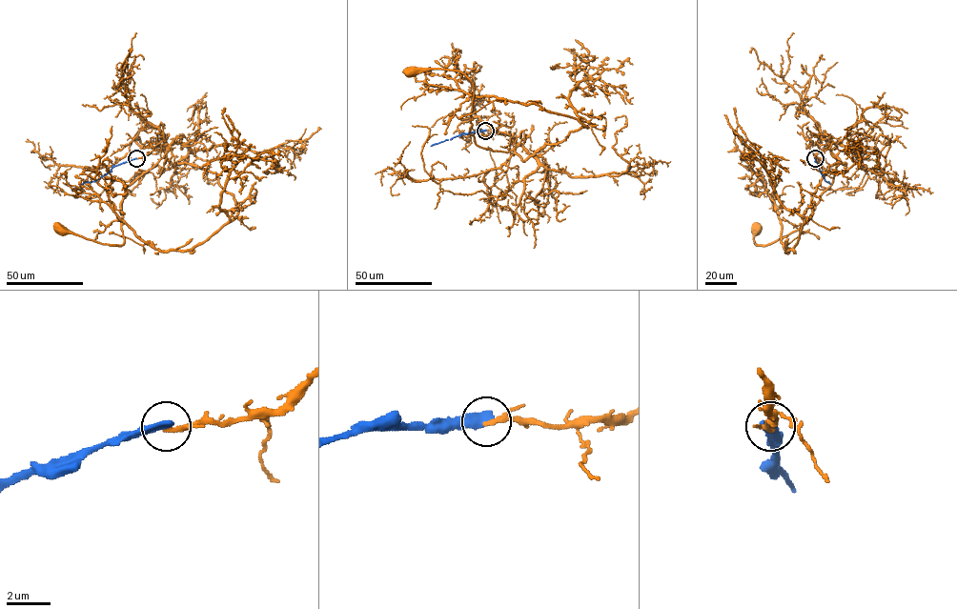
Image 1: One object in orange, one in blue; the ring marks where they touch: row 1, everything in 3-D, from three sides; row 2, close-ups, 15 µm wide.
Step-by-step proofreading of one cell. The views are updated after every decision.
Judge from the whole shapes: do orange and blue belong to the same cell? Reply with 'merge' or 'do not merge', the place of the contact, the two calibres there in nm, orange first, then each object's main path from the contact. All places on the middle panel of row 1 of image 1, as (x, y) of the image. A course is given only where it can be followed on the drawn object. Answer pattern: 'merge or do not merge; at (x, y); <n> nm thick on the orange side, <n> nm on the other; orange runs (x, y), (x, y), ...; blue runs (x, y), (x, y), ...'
do not merge; at (485, 131); 240 nm thick on the orange side, 440 nm on the other; orange runs (485, 131), (502, 125), (516, 145), (507, 152), (476, 143), (473, 87), (463, 74), (410, 71); blue runs (485, 131), (463, 133), (431, 146)

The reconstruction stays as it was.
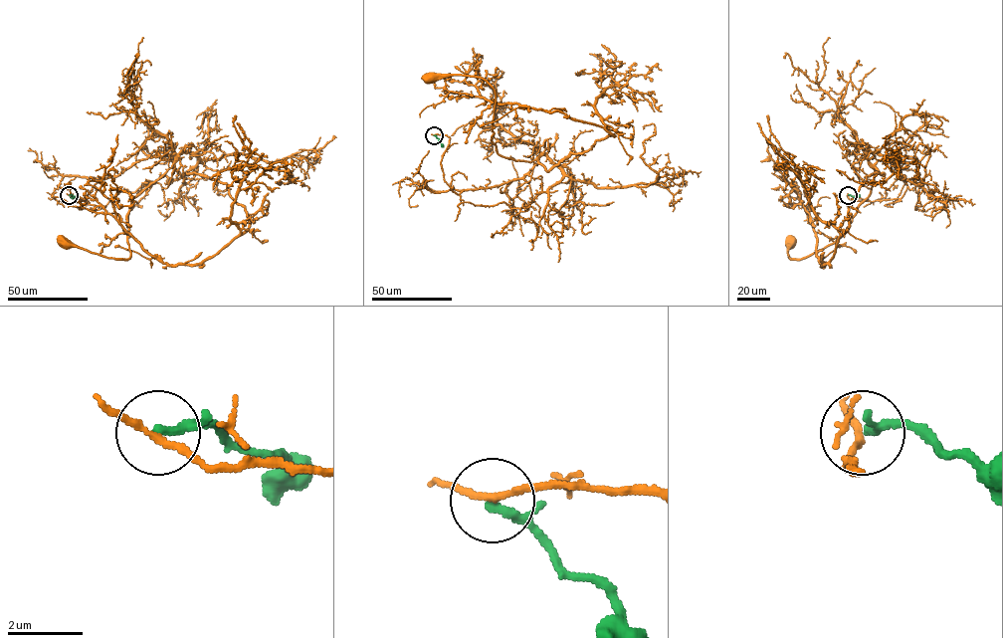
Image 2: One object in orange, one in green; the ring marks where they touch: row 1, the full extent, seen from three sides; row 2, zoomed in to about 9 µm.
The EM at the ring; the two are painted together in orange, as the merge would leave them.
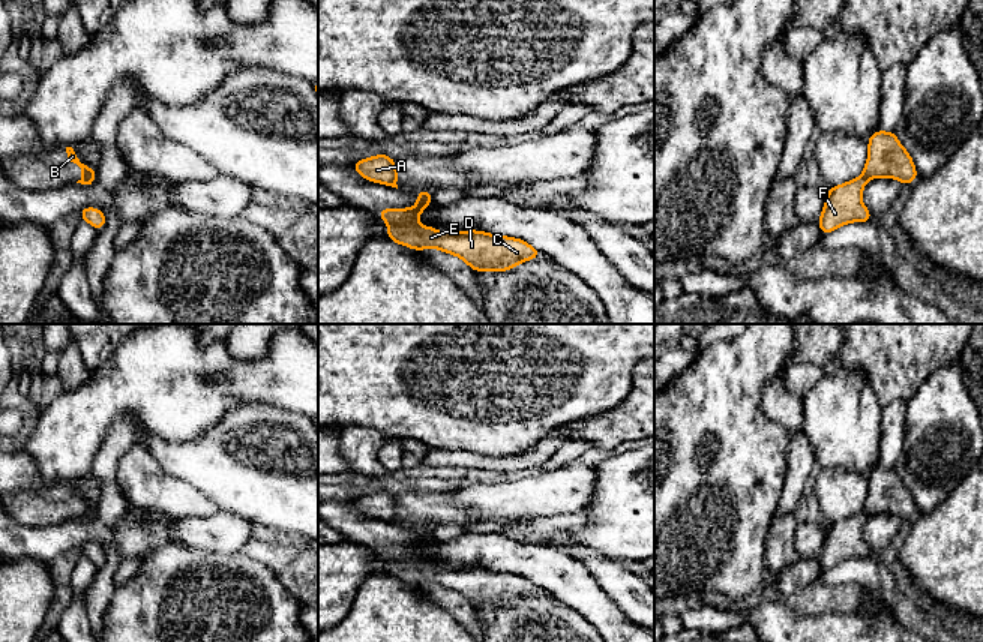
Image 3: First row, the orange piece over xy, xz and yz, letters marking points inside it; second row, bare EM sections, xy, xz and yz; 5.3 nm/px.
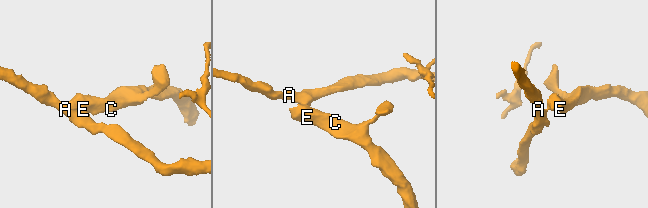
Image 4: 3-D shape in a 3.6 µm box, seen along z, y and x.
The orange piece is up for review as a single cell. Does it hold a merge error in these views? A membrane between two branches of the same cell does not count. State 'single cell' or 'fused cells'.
fused cells

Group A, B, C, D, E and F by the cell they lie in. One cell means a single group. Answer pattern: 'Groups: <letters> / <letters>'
Groups: A F / B C D E

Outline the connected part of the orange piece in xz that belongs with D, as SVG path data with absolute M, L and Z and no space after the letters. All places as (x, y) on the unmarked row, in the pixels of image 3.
M422 536L413 544L381 544L378 552L389 561L386 573L416 586L435 584L462 594L474 608L506 608L542 591L521 574L492 572L483 567L441 568L420 562L419 550L432 538Z

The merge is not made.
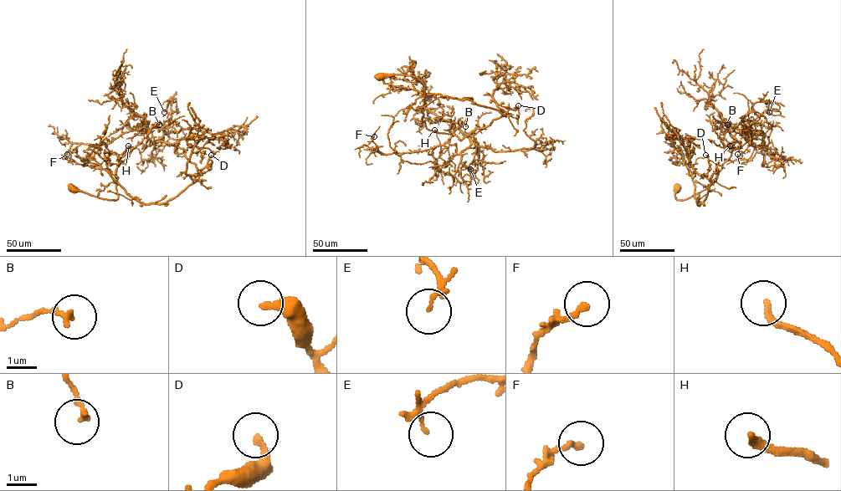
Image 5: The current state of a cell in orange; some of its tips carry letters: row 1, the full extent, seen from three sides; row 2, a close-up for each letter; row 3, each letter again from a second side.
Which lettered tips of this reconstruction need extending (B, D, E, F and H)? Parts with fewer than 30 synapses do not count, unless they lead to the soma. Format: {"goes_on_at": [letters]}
{"goes_on_at": ["H"]}

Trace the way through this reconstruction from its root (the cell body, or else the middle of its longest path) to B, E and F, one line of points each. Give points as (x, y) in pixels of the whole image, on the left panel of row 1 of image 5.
B: (73, 188), (103, 199), (115, 200), (118, 194), (115, 170), (118, 161), (146, 137), (156, 123), (159, 125)
E: (73, 188), (115, 200), (118, 161), (152, 128), (169, 123), (171, 102), (164, 112)
F: (73, 188), (115, 200), (118, 161), (147, 135), (134, 130), (100, 145), (73, 143), (67, 154)

